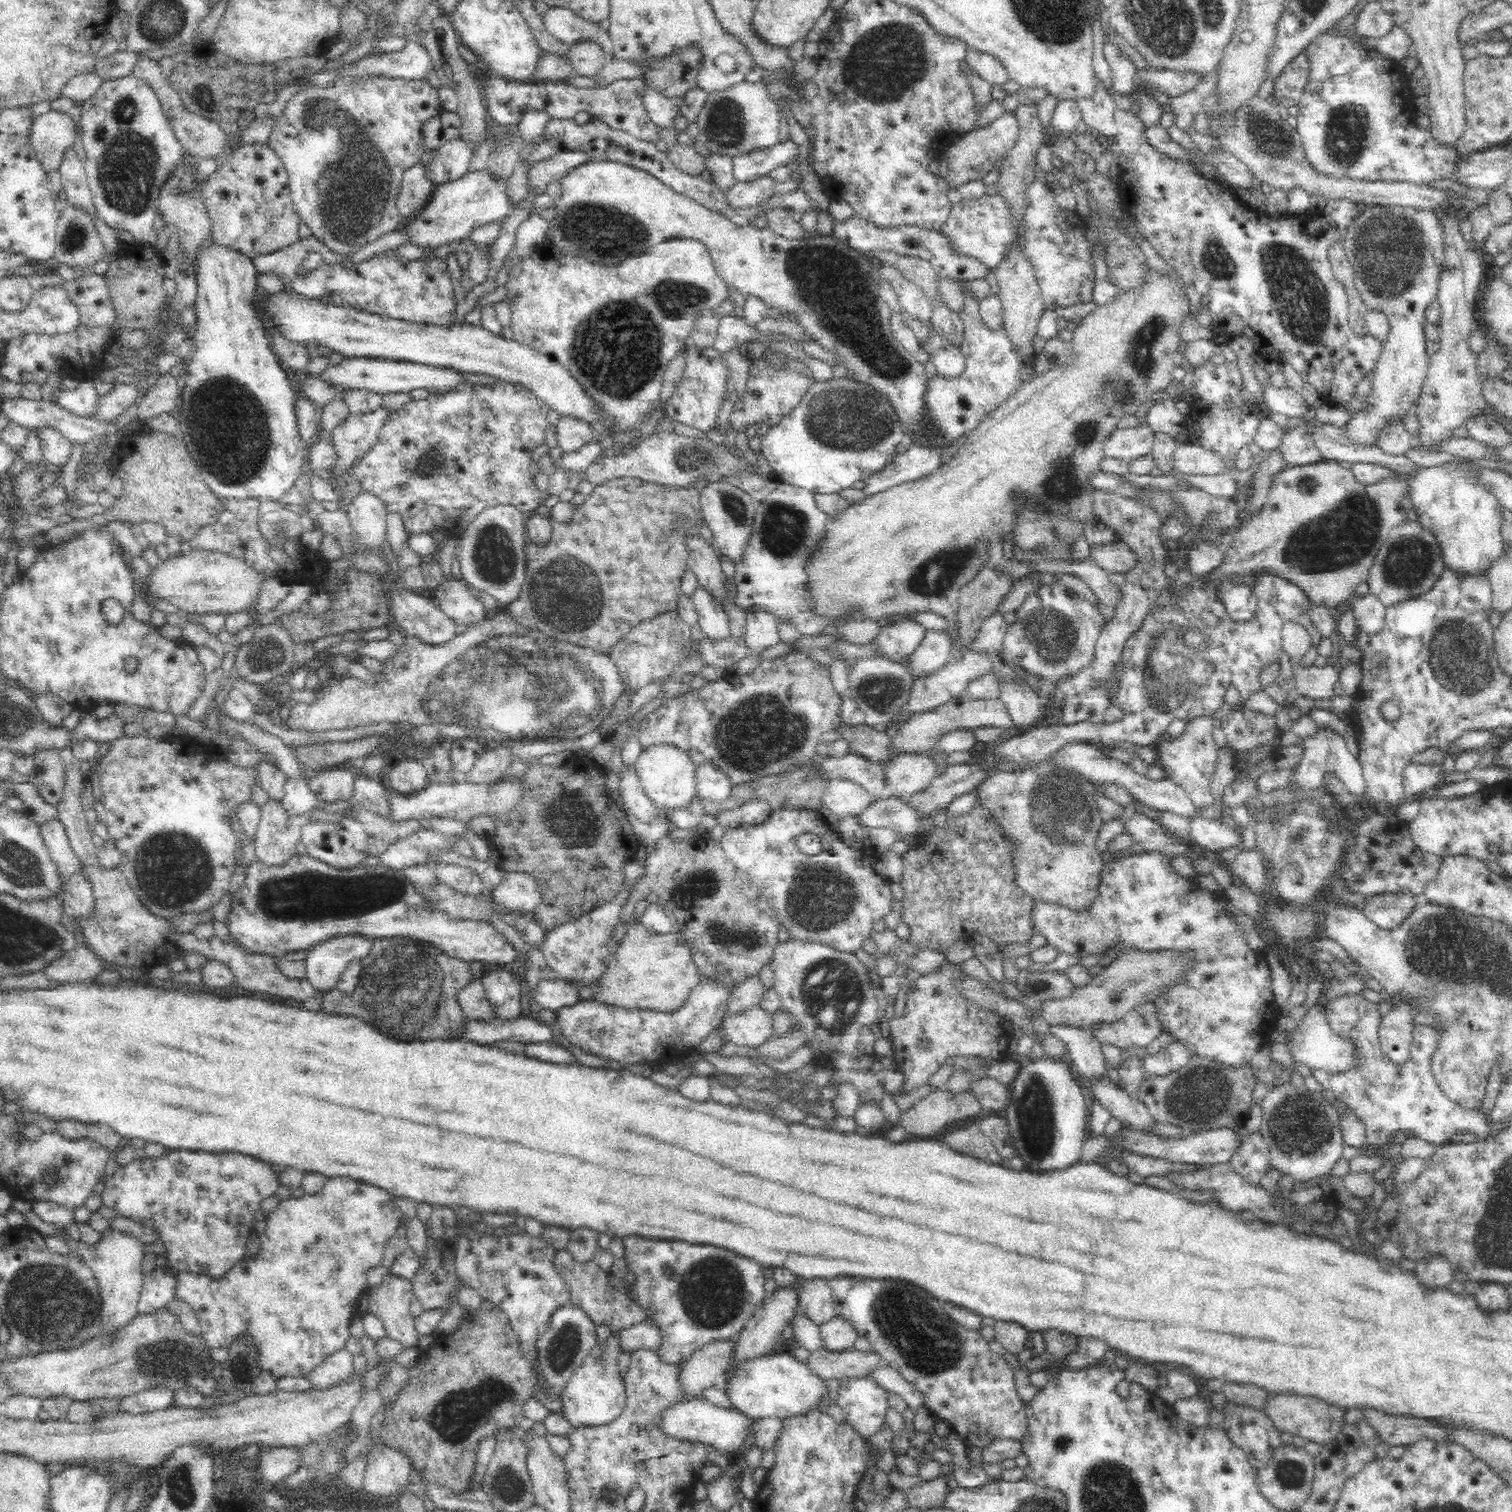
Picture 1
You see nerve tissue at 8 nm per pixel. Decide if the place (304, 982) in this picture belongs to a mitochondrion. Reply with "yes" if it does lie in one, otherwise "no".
no

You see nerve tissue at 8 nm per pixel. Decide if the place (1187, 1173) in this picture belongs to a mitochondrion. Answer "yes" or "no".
no

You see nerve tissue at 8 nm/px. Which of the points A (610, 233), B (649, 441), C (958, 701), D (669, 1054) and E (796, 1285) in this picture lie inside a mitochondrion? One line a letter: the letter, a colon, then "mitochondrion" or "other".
A: mitochondrion
B: other
C: other
D: other
E: other

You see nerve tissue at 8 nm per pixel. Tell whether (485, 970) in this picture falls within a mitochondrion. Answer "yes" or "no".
no

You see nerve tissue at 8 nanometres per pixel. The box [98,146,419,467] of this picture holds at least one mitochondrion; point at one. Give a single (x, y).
(179, 189)

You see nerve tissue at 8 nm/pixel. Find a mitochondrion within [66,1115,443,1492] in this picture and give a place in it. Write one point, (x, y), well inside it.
(158, 1359)

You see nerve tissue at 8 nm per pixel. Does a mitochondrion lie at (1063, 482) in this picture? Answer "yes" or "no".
yes

